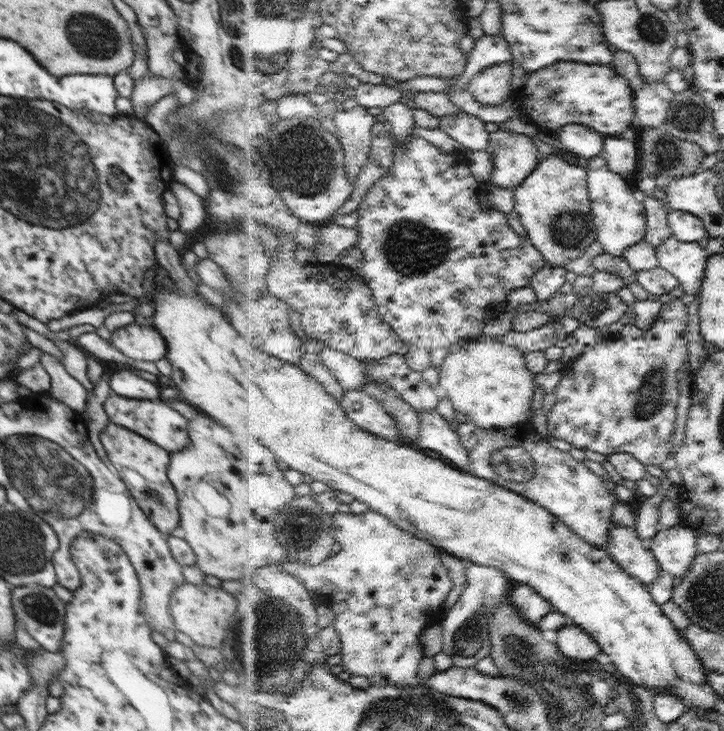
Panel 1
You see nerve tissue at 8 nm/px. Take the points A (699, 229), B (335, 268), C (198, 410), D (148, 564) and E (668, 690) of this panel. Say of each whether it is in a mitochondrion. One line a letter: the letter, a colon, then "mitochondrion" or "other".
A: other
B: other
C: other
D: other
E: other

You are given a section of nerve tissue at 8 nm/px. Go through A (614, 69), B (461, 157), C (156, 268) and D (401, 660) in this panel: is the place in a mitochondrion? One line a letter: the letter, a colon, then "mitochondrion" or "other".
A: other
B: other
C: other
D: other

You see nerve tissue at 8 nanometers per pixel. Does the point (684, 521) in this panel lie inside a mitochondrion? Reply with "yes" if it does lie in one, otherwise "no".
no

